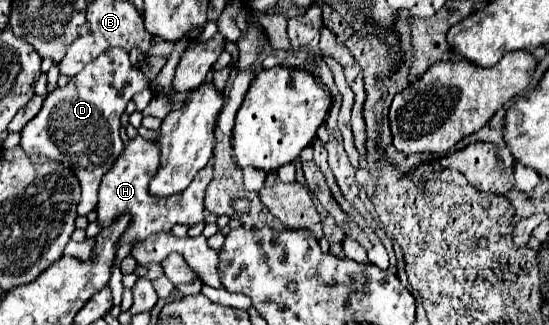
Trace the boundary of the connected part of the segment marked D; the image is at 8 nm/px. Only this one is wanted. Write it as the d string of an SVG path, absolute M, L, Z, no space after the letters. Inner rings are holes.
M105 50L79 74L75 74L67 86L55 88L45 98L39 114L21 130L21 148L27 154L47 156L73 170L81 184L81 202L77 206L81 216L95 210L101 178L109 172L125 148L119 136L119 118L131 96L145 88L149 88L145 72L129 62L129 54L125 50Z

